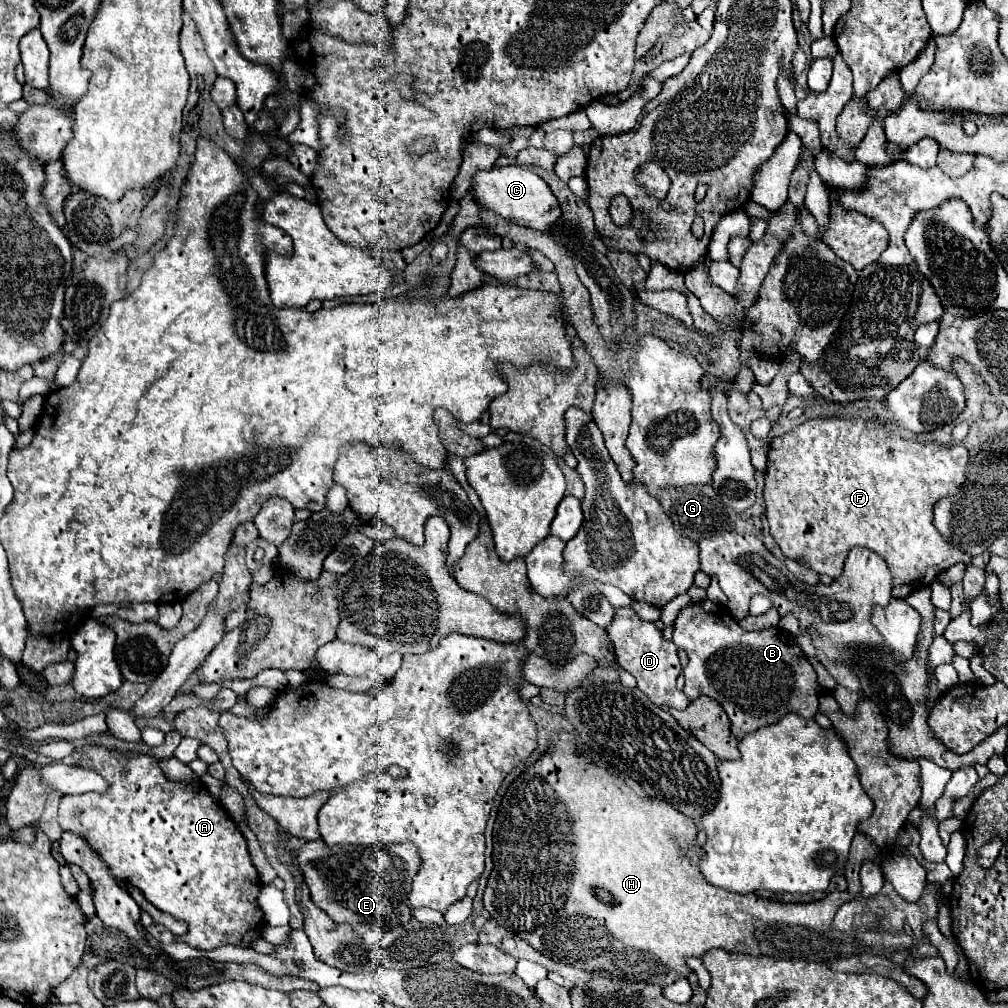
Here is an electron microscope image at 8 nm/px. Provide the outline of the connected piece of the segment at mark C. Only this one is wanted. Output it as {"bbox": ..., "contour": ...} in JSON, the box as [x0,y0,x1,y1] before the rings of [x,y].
{"bbox":[472,166,562,232],"contour":[[[526,166],[480,170],[472,178],[472,192],[478,204],[484,204],[488,210],[494,210],[498,216],[540,232],[552,230],[562,216],[562,208],[556,196],[552,194],[550,186],[534,170]]]}

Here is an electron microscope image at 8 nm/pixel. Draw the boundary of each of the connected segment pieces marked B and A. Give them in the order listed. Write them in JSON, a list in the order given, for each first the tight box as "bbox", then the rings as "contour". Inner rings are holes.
[{"bbox":[672,598,818,740],"contour":[[[706,598],[678,612],[672,642],[688,654],[684,694],[690,700],[704,694],[718,700],[738,740],[762,726],[778,722],[790,710],[804,718],[814,718],[818,710],[816,672],[796,644],[796,638],[786,630],[768,628],[762,632],[746,632],[724,606]]]},{"bbox":[58,746,266,950],"contour":[[[84,746],[82,748],[82,760],[78,760],[74,766],[80,766],[80,768],[94,768],[94,772],[100,772],[100,776],[104,776],[104,780],[108,780],[108,792],[84,792],[84,794],[78,794],[78,796],[62,796],[60,800],[60,810],[58,810],[58,824],[62,826],[62,830],[70,830],[78,836],[82,836],[94,850],[96,854],[100,854],[100,858],[104,860],[104,864],[108,866],[108,872],[118,878],[118,880],[124,880],[128,882],[130,886],[136,886],[144,892],[144,896],[162,912],[168,912],[172,914],[176,920],[184,920],[188,922],[188,934],[186,936],[178,936],[176,940],[186,940],[190,946],[196,946],[200,950],[212,950],[212,948],[218,948],[222,944],[222,940],[230,942],[232,944],[238,944],[238,946],[252,946],[254,940],[258,936],[262,936],[262,930],[266,926],[266,920],[264,920],[264,914],[256,902],[258,898],[258,890],[260,890],[260,880],[258,880],[258,872],[250,860],[250,854],[248,854],[248,848],[246,848],[246,842],[244,842],[244,836],[240,834],[238,826],[234,824],[234,820],[230,818],[230,814],[226,812],[226,808],[214,800],[206,788],[206,784],[202,780],[194,780],[190,784],[182,784],[182,782],[174,782],[170,778],[164,776],[160,764],[156,758],[148,756],[148,754],[140,754],[140,752],[118,752],[118,750],[108,750],[104,746]],[[76,808],[82,810],[82,814],[78,816],[76,814]]]}]

